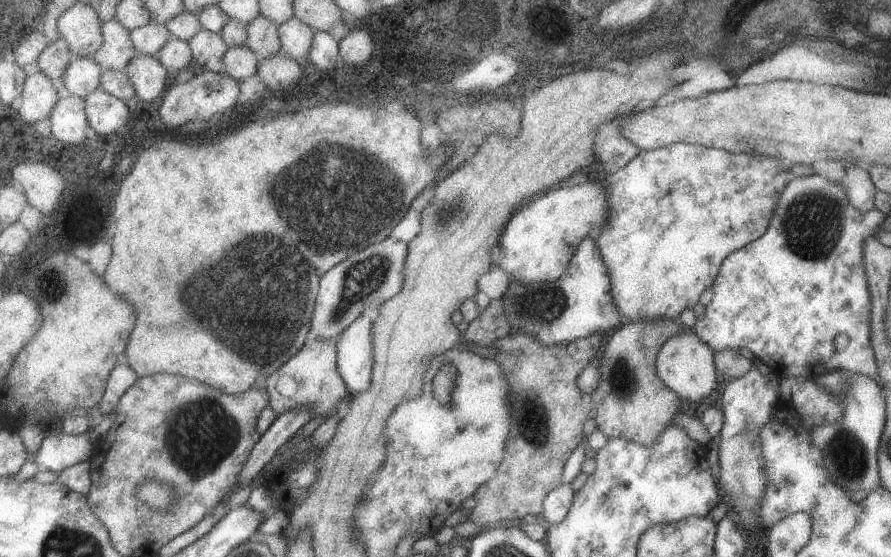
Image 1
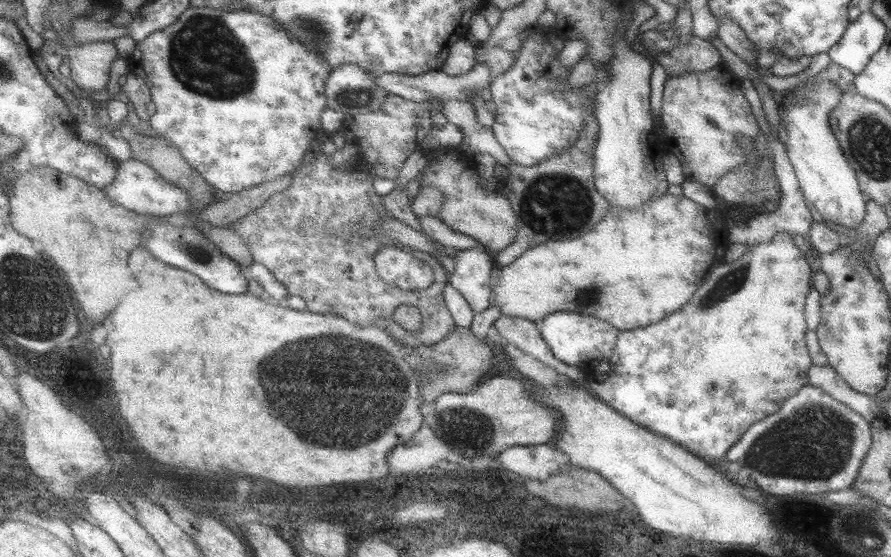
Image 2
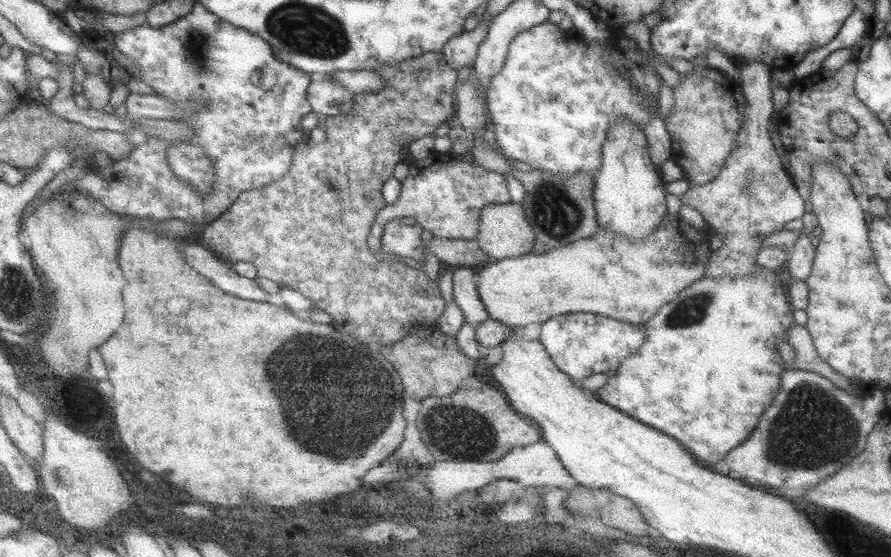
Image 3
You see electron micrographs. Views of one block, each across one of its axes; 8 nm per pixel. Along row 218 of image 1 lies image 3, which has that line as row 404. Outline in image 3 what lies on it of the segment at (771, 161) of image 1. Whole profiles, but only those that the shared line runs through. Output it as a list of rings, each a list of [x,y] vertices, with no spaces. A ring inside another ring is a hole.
[[[759,268],[759,272],[755,272],[753,276],[755,278],[749,276],[749,278],[737,278],[737,280],[735,278],[707,278],[705,276],[697,282],[693,282],[687,290],[683,290],[675,300],[671,300],[671,304],[663,304],[663,308],[659,308],[659,312],[655,312],[655,316],[651,320],[647,320],[647,344],[635,356],[631,356],[623,362],[623,366],[617,370],[617,374],[611,376],[609,384],[597,392],[597,398],[601,402],[607,402],[607,404],[619,408],[621,412],[625,412],[629,416],[635,416],[643,424],[651,424],[651,428],[679,440],[679,444],[687,444],[687,448],[691,448],[691,454],[695,452],[693,456],[709,468],[713,464],[721,462],[725,456],[729,456],[731,448],[737,448],[739,444],[743,444],[751,436],[761,414],[771,406],[771,402],[779,390],[779,376],[787,368],[785,360],[777,352],[777,344],[787,342],[787,330],[791,326],[795,326],[793,308],[789,302],[787,288],[781,288],[781,278],[779,278],[781,272]]]

